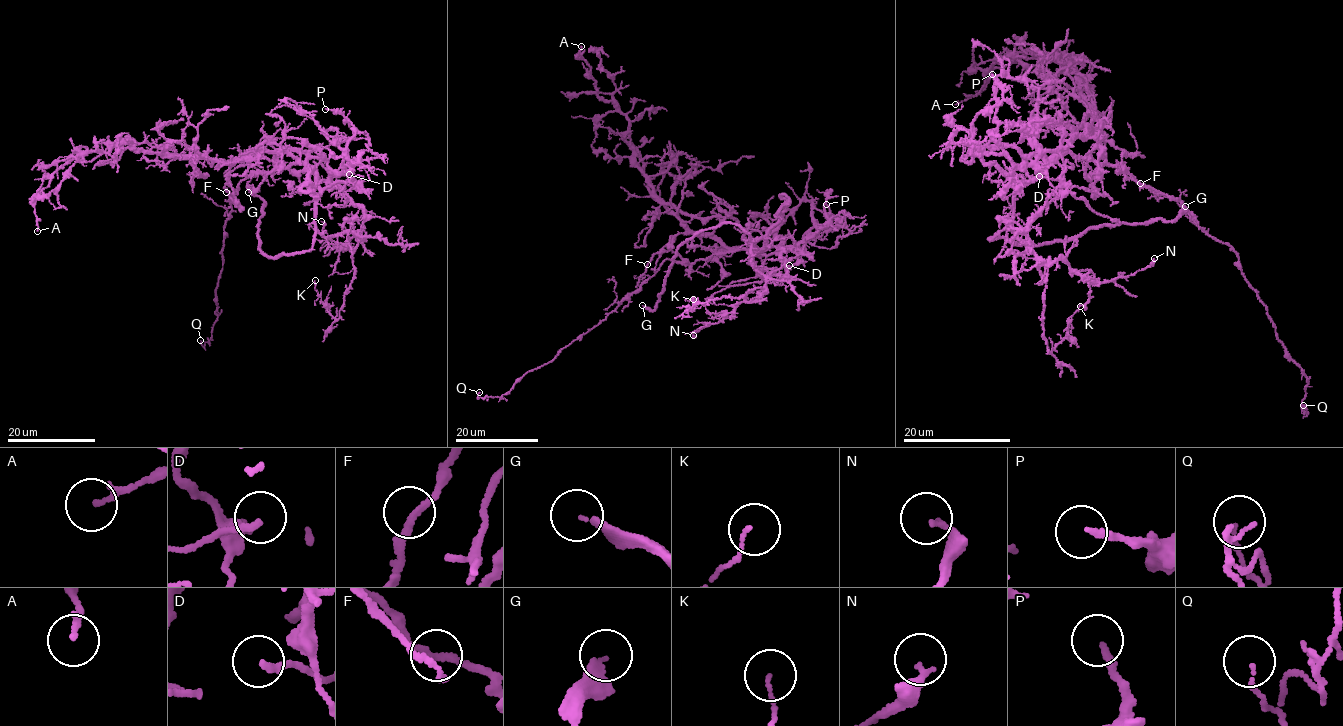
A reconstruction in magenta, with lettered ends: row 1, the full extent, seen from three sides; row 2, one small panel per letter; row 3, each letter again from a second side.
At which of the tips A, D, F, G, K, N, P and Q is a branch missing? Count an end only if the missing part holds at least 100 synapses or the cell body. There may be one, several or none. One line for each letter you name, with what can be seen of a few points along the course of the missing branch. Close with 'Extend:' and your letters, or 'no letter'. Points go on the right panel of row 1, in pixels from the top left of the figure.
G: course (1185, 206), (1200, 168), (1256, 123), (1291, 119), (1306, 128), (1309, 138), (1315, 134)
Extend: G

